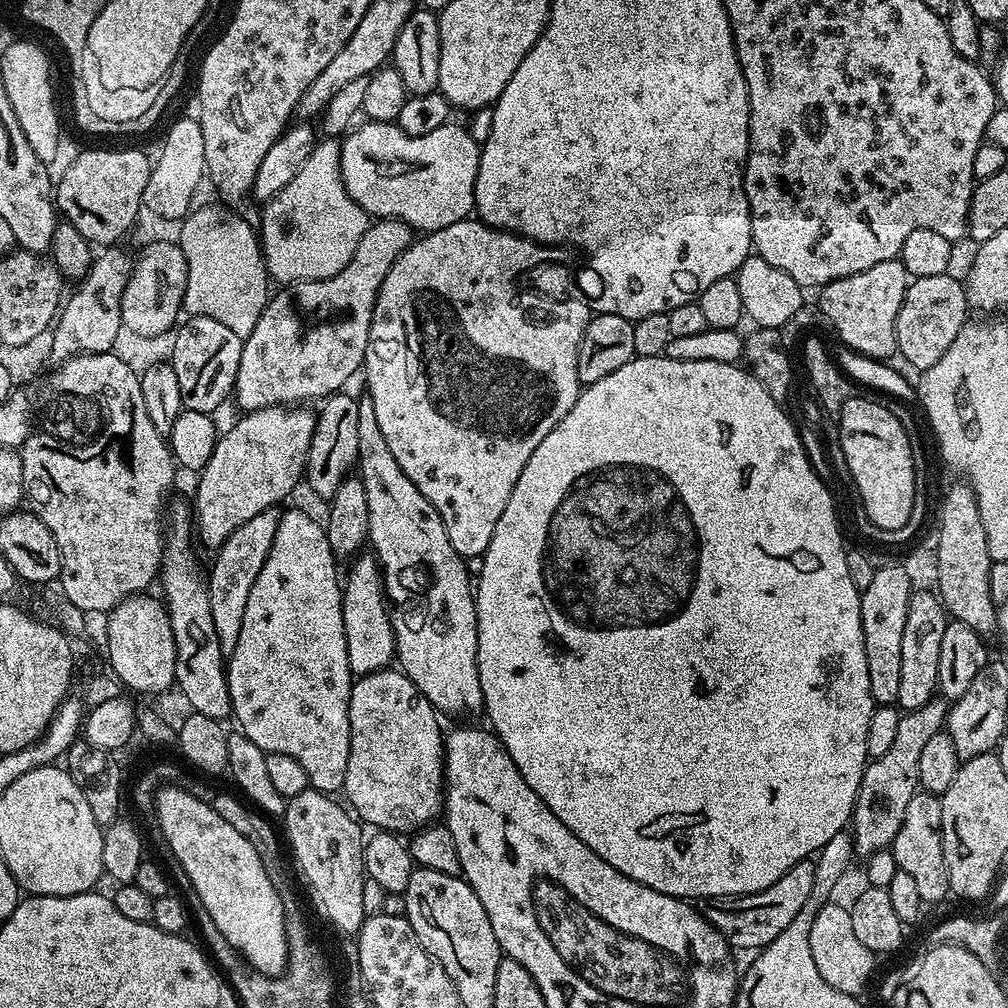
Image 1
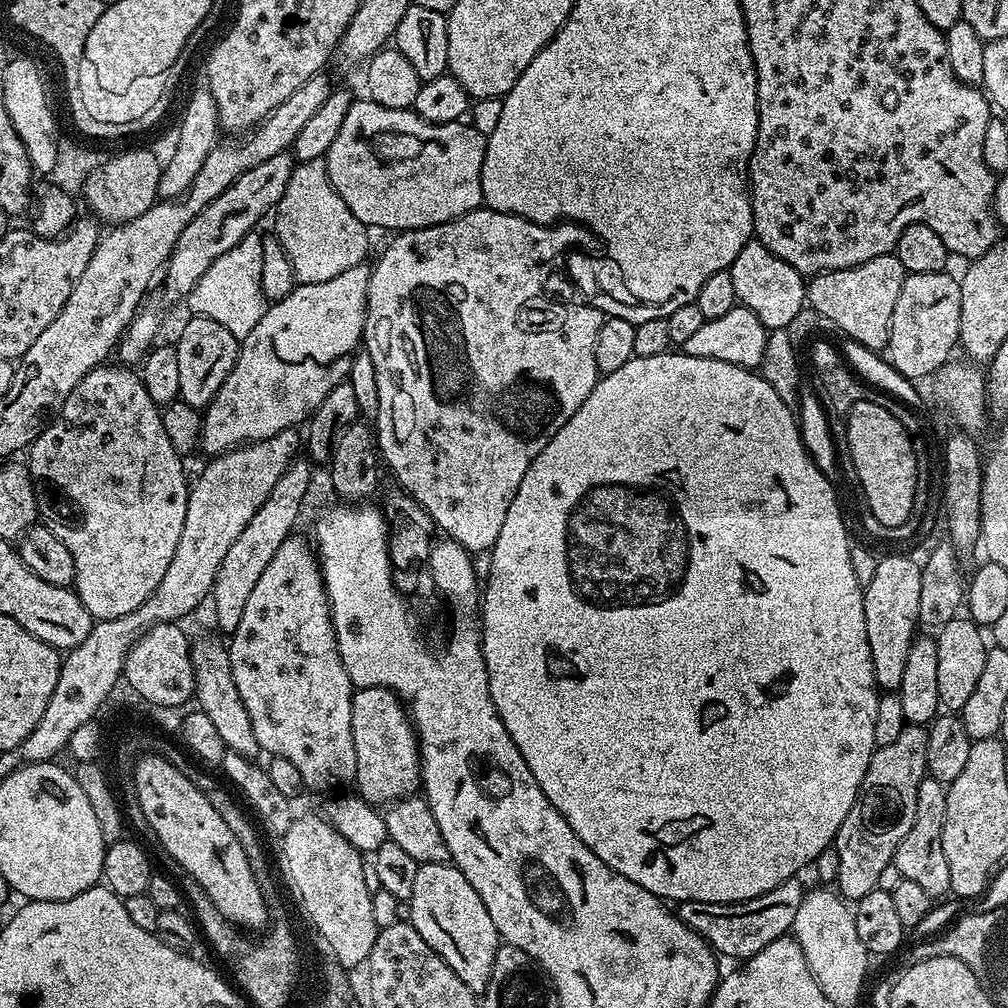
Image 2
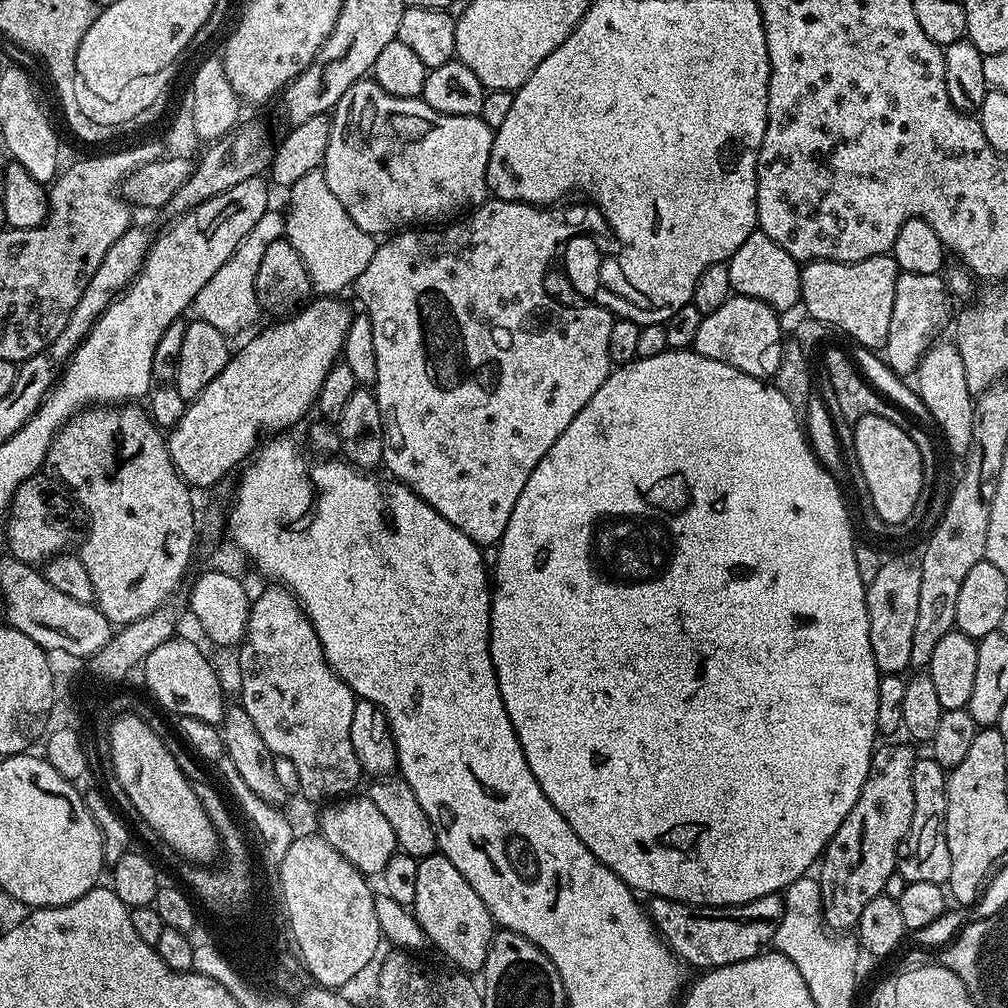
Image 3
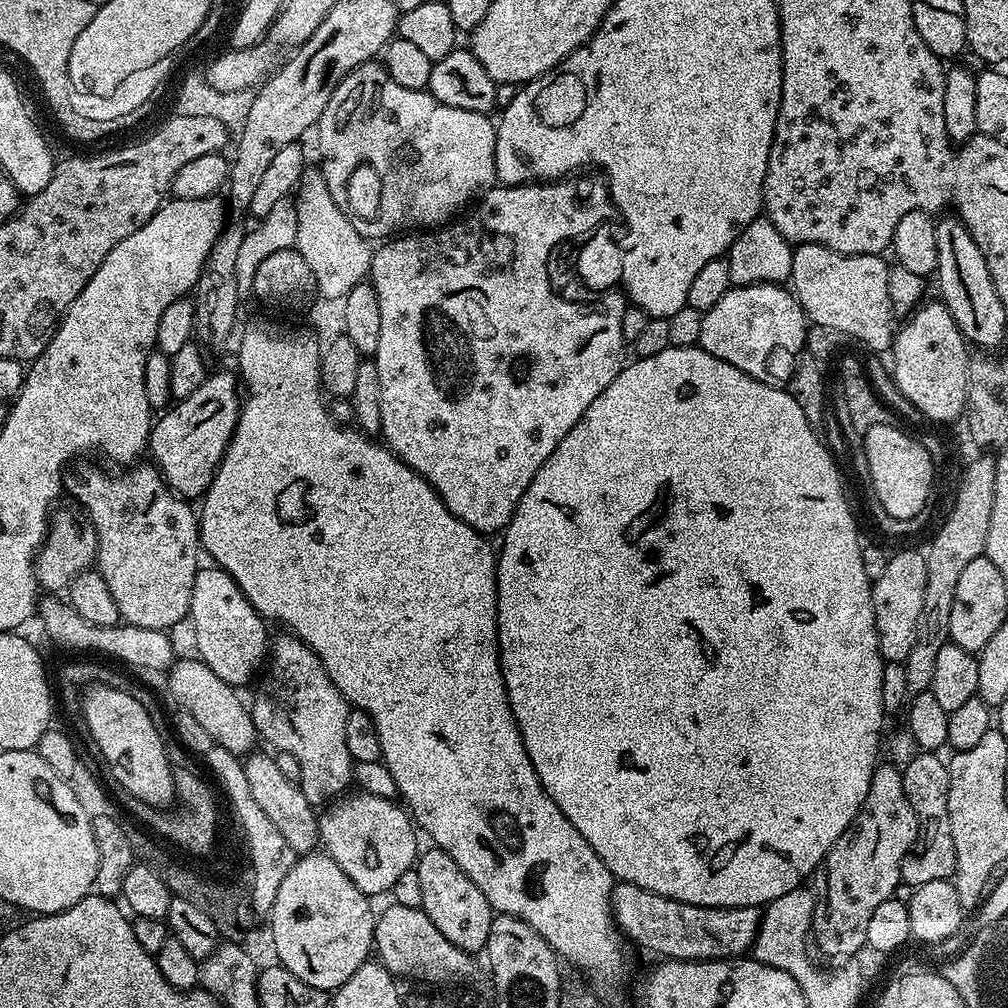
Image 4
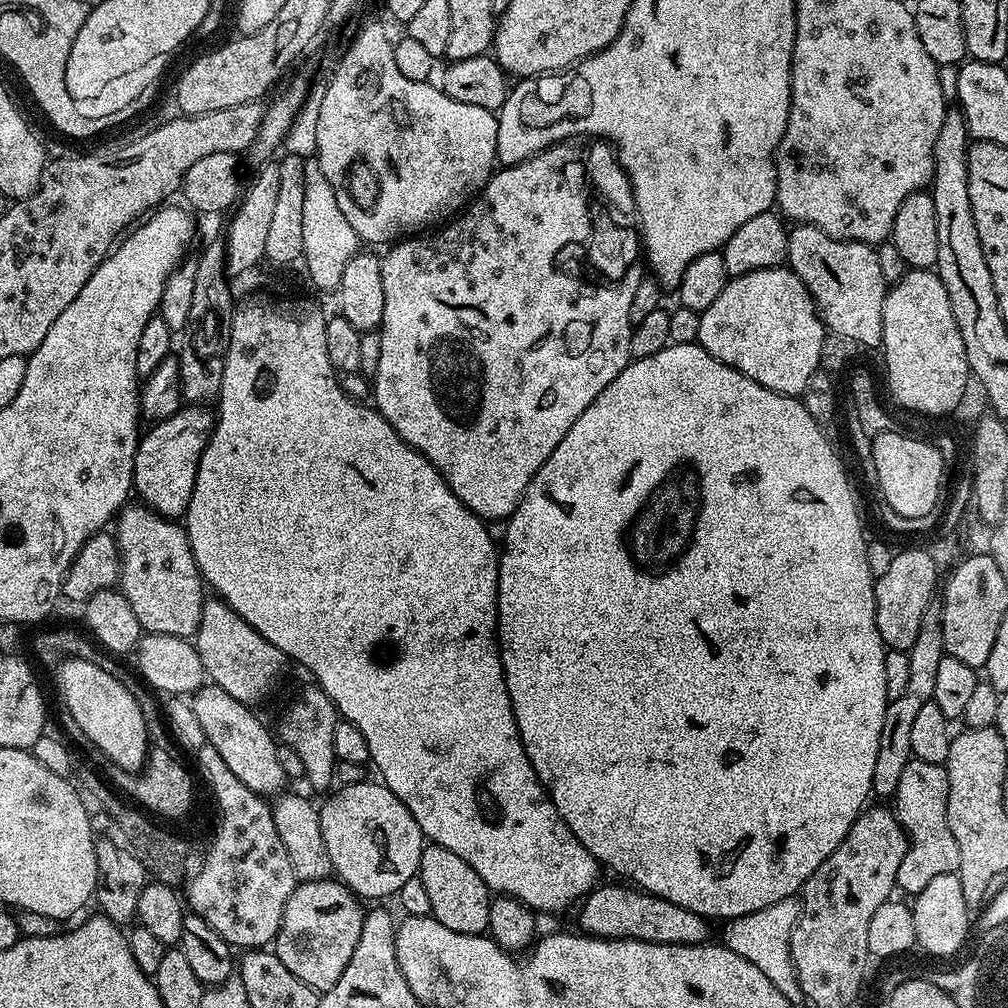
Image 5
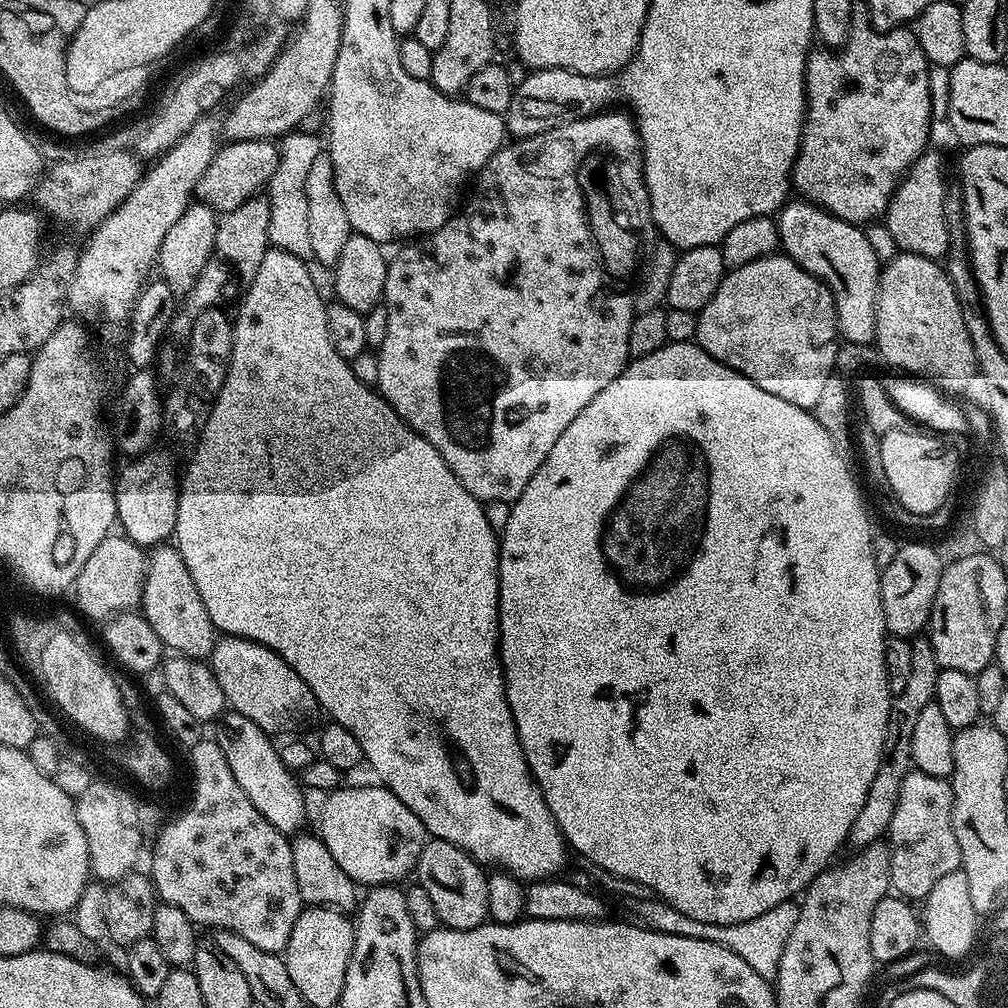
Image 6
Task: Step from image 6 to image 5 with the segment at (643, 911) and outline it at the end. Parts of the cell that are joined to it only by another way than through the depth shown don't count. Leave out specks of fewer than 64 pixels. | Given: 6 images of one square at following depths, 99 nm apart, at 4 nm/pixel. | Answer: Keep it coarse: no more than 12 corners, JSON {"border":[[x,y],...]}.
{"border":[[796,898],[727,921],[742,954],[793,1002],[804,1000],[790,954]]}

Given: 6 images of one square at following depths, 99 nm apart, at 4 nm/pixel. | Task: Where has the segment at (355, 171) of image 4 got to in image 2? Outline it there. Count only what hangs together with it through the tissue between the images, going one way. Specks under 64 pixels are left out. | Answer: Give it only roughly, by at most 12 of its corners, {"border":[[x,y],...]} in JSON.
{"border":[[353,99],[326,155],[366,226],[482,204],[471,123]]}

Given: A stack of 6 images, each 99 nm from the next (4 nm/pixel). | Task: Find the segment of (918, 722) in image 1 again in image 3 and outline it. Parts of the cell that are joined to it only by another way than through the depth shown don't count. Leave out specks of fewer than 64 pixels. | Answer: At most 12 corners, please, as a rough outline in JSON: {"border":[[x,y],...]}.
{"border":[[873,751],[818,864],[824,922],[855,929],[914,818],[917,753]]}

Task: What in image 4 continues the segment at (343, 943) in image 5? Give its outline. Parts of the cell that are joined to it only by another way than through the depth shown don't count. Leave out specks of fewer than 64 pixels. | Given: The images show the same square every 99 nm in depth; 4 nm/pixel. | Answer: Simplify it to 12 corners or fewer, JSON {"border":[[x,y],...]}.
{"border":[[323,851],[278,886],[280,963],[323,992],[373,951],[370,896]]}

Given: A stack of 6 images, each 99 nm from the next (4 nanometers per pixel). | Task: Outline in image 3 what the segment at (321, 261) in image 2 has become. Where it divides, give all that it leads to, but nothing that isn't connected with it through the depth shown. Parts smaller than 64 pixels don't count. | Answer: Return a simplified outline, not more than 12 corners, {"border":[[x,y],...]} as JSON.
{"border":[[323,171],[290,187],[284,234],[312,292],[351,289],[378,247]]}

